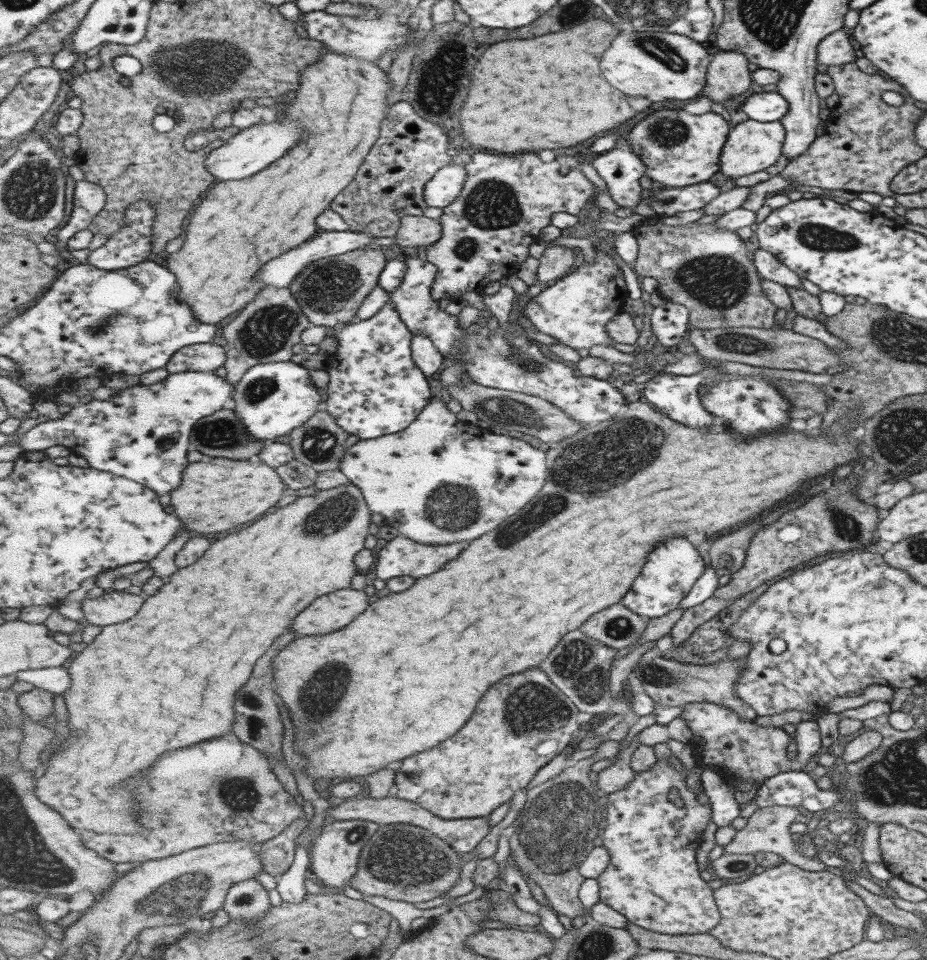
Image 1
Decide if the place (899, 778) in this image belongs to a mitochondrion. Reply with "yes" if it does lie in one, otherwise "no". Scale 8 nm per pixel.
yes

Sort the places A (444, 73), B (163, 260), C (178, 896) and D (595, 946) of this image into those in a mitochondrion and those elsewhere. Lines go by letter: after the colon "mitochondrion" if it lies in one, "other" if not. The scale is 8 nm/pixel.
A: mitochondrion
B: other
C: mitochondrion
D: mitochondrion

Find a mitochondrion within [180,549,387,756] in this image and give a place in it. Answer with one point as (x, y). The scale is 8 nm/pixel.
(332, 678)

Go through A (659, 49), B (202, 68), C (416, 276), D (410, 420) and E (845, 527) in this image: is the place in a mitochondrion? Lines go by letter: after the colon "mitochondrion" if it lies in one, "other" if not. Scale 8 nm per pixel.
A: mitochondrion
B: mitochondrion
C: other
D: other
E: mitochondrion

